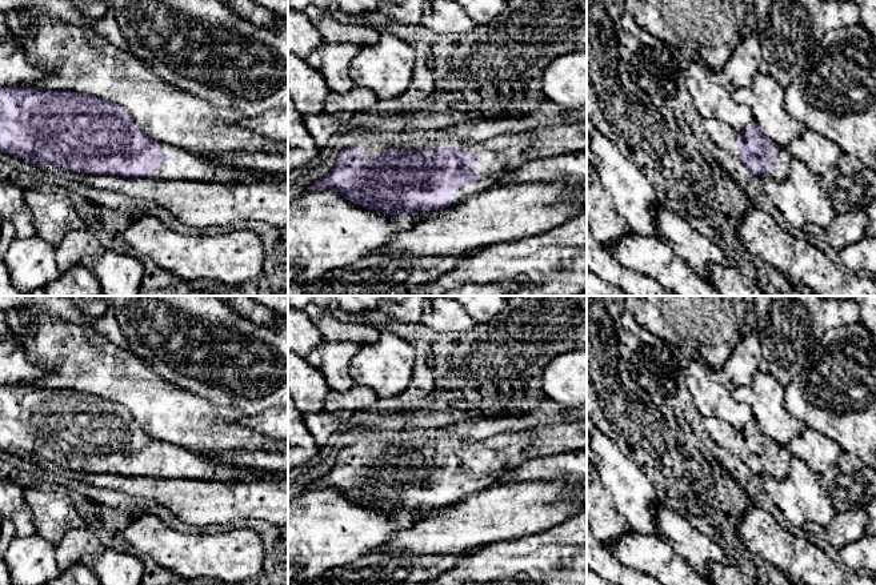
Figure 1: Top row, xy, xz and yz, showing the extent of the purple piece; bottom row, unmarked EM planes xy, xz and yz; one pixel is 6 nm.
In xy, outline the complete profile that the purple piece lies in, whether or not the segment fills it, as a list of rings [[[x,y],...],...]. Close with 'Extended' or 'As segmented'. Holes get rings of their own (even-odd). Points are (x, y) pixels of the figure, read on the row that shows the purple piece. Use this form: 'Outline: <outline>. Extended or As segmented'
Outline: [[[0,85],[0,151],[37,167],[55,165],[63,171],[121,177],[152,177],[156,180],[237,181],[275,177],[268,173],[223,165],[185,149],[161,144],[148,137],[133,117],[120,105],[69,91],[49,91],[35,87]]]. Extended

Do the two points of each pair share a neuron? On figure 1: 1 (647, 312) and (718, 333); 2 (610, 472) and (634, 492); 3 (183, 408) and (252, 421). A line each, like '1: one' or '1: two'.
1: one
2: one
3: two

